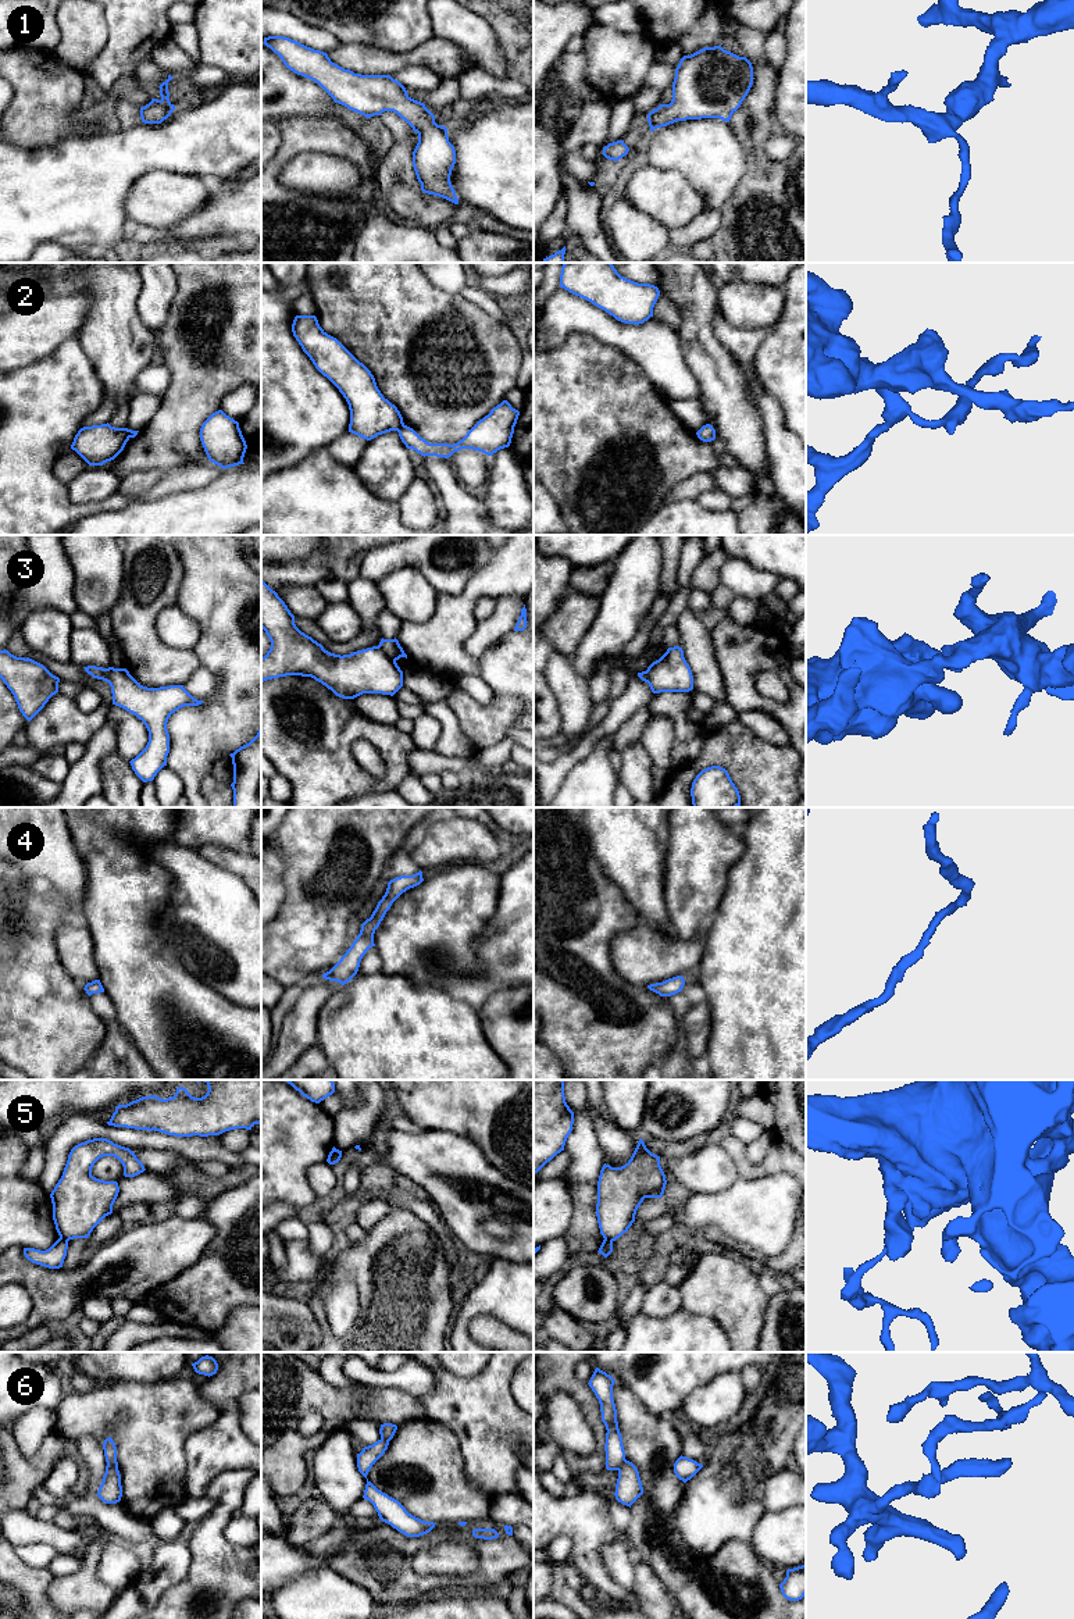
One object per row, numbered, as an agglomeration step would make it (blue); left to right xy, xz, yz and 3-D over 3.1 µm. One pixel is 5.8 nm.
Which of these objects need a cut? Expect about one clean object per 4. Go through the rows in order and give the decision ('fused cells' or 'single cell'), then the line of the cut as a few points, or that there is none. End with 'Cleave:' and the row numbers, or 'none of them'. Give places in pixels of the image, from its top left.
1: single cell | no cut
2: fused cells | xz (403, 424), (398, 431)
3: fused cells | xz (377, 646), (395, 662)
4: single cell | no cut
5: fused cells | xy (60, 1237), (67, 1241)
6: fused cells | xy (107, 1464), (117, 1469)
Cleave: 2, 3, 5, 6

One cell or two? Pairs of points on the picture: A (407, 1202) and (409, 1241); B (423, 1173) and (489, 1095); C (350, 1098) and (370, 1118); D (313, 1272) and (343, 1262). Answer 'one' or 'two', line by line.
A: two
B: two
C: two
D: two

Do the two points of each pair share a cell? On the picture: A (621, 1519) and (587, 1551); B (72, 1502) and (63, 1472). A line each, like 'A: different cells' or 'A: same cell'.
A: different cells
B: different cells

